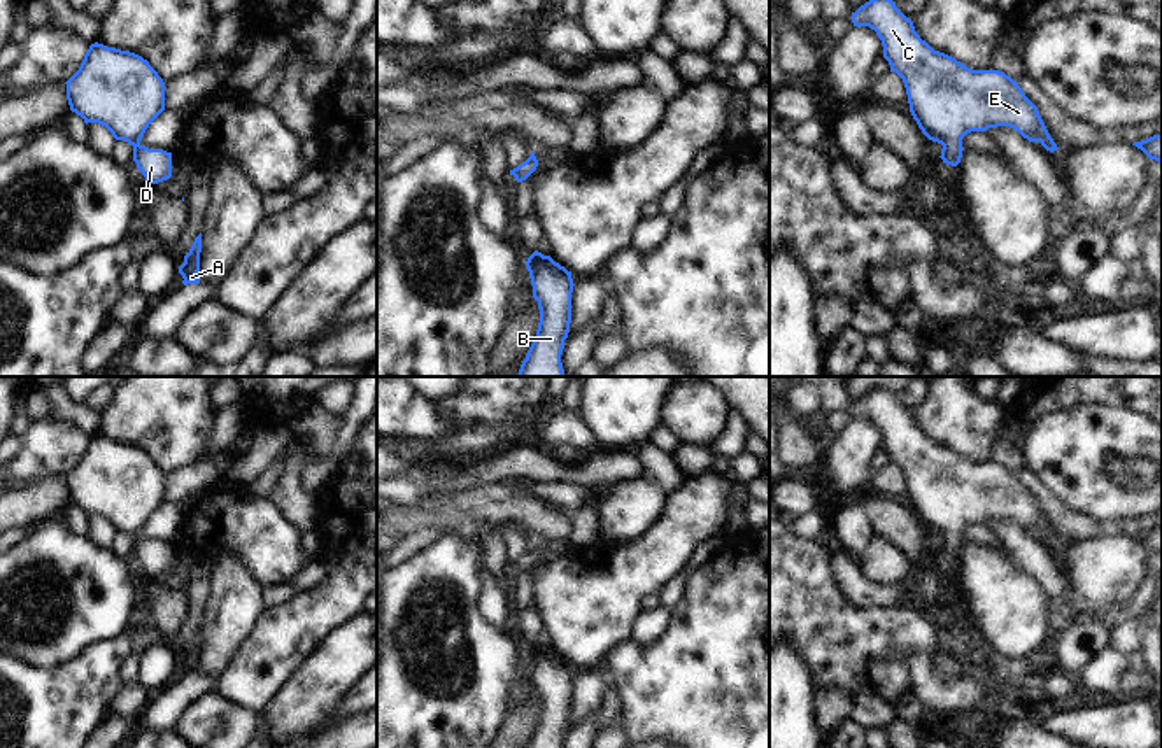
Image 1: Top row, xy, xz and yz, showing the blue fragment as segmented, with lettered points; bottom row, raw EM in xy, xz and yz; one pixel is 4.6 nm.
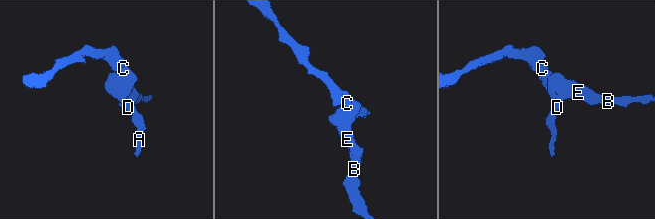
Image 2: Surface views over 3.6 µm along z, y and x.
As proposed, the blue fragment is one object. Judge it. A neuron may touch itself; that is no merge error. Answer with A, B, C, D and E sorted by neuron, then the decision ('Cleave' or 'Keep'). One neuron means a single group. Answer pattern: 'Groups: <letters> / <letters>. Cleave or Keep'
Groups: A B C D E. Keep.

